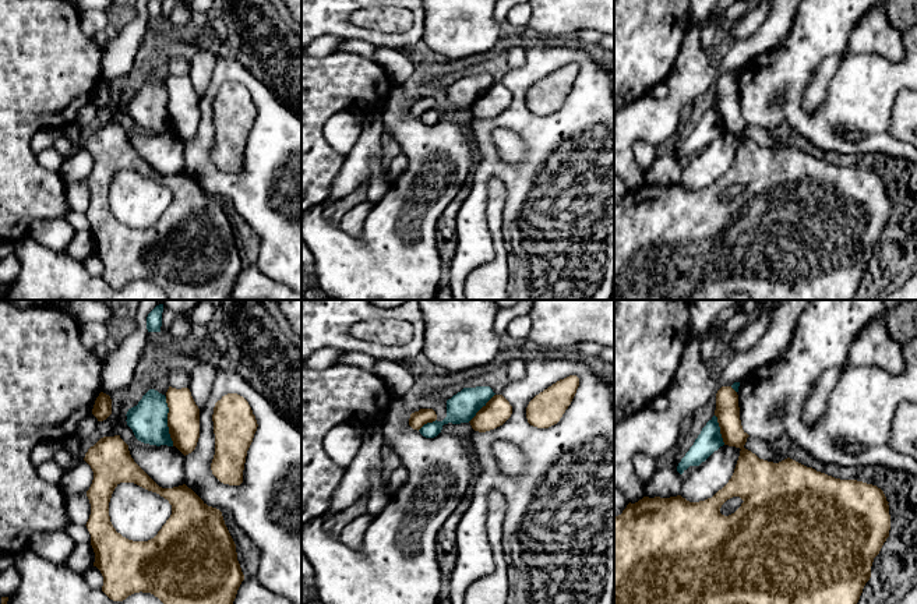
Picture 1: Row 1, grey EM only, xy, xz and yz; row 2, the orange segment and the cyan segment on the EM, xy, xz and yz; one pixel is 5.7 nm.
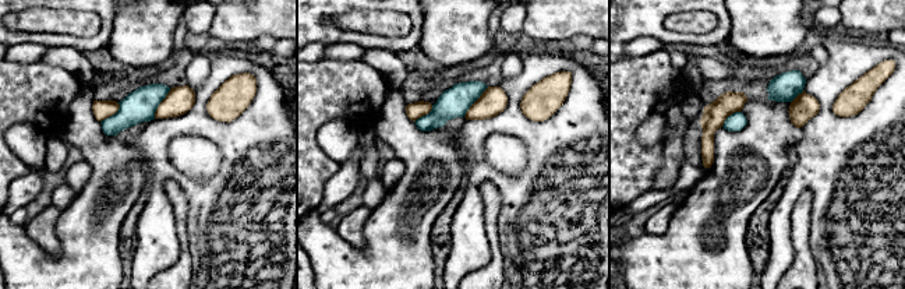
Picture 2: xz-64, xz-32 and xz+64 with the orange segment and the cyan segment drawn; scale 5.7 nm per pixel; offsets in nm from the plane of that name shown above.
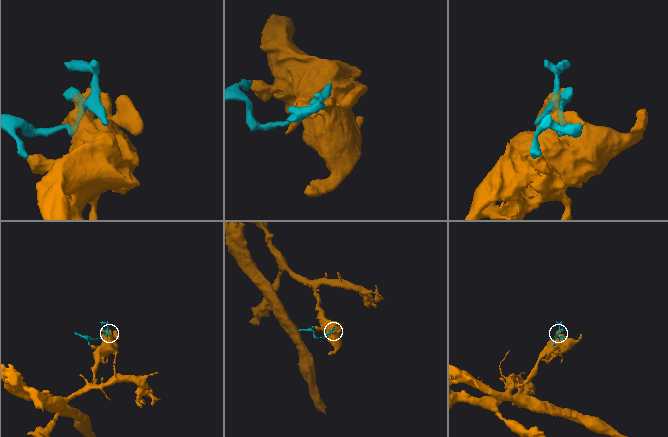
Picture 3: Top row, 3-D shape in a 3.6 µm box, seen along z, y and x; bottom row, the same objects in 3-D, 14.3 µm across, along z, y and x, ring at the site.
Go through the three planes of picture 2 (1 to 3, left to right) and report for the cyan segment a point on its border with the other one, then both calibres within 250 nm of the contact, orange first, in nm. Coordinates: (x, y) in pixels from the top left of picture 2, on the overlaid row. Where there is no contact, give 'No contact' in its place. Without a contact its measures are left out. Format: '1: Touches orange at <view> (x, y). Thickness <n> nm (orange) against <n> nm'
1: Touches orange at xz-64 (161, 104). Thickness 160 nm (orange) against 180 nm
2: Touches orange at xz-32 (474, 102). Thickness 160 nm (orange) against 170 nm
3: Touches orange at xz+64 (729, 115). Thickness 140 nm (orange) against 100 nm

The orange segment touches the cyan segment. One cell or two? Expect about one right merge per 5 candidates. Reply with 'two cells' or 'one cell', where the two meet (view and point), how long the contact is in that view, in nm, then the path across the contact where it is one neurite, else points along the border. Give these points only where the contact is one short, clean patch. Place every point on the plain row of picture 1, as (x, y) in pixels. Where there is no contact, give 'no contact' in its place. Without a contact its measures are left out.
two cells; contact xy (168, 109); length 300 nm

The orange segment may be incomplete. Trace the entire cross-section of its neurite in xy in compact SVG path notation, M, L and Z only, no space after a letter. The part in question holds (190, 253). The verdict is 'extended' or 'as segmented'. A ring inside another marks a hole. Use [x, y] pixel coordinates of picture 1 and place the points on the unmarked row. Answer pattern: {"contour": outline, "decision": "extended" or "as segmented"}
{"contour": "M103 124L88 137L84 148L94 159L94 167L87 179L91 191L91 202L87 216L91 222L91 233L95 240L95 250L102 264L102 279L113 289L123 289L134 280L151 280L158 285L167 300L230 300L237 278L244 268L240 251L237 248L236 232L225 212L222 199L208 194L191 176L186 172L162 176L159 174L131 145L128 133L120 126ZM120 170L134 170L148 179L156 180L172 192L172 202L148 229L133 229L116 219L109 204L109 190L114 176Z", "decision": "as segmented"}

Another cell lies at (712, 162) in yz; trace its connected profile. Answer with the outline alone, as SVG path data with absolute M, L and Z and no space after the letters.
M723 133L683 167L680 183L689 190L712 186L731 166L740 135Z

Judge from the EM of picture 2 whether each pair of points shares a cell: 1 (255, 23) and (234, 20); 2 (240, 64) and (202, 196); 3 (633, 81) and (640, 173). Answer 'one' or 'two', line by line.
1: one
2: one
3: one

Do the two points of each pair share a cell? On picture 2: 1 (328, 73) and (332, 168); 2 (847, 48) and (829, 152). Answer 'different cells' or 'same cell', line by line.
1: same cell
2: same cell

